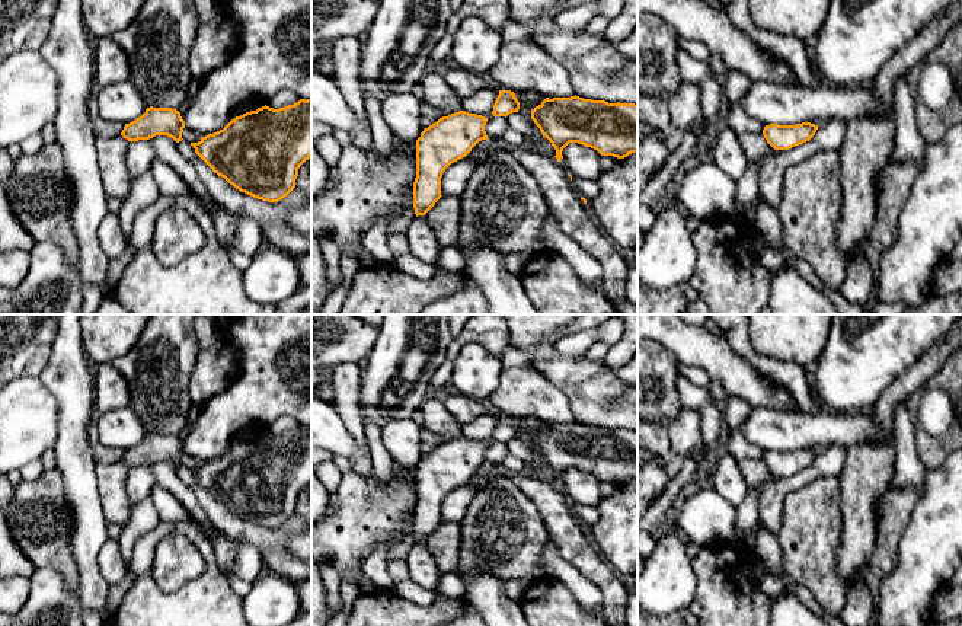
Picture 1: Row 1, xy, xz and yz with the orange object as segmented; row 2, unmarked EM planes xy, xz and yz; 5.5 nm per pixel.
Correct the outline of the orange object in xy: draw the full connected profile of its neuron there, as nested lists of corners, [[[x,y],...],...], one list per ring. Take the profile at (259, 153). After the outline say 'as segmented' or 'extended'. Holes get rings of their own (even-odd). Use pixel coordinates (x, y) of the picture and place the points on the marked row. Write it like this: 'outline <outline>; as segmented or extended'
outline [[[311,99],[279,109],[265,105],[246,112],[191,146],[214,173],[240,192],[278,202],[295,188],[300,166],[311,157]]]; as segmented

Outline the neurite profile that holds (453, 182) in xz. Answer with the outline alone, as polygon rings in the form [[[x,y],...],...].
[[[482,140],[466,157],[451,163],[441,178],[441,195],[460,197],[464,192],[466,182],[476,166],[486,159],[488,150],[489,140]]]

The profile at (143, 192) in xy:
[[[150,170],[144,172],[141,176],[131,182],[130,192],[124,198],[122,207],[118,213],[121,229],[127,239],[127,249],[119,258],[109,261],[109,275],[115,280],[122,275],[125,266],[131,262],[134,256],[131,231],[137,213],[143,208],[153,205],[157,201],[159,195],[159,188]]]

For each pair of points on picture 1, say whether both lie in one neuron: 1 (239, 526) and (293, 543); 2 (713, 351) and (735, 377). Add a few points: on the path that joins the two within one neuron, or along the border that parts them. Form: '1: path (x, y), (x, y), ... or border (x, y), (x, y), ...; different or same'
1: border (294, 533), (285, 539), (285, 548), (296, 558); different
2: path (716, 357), (731, 371); same

